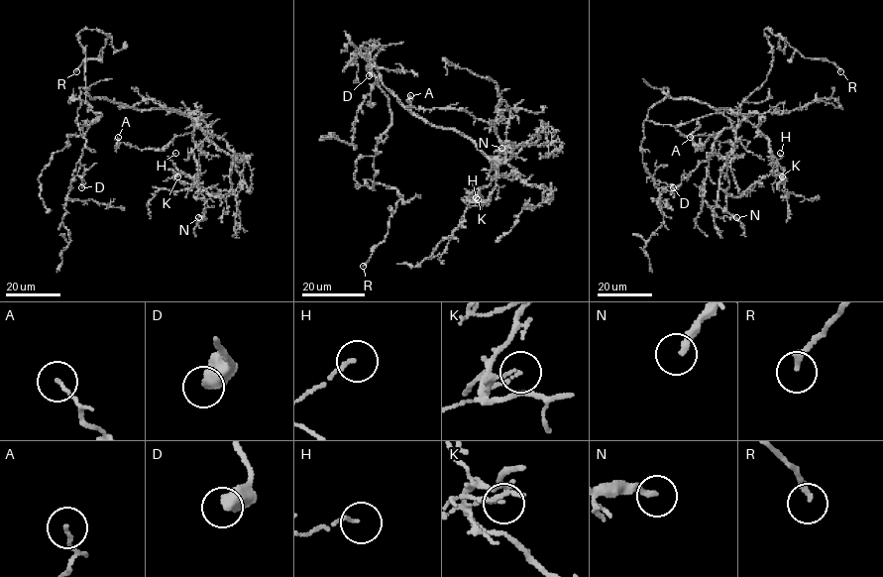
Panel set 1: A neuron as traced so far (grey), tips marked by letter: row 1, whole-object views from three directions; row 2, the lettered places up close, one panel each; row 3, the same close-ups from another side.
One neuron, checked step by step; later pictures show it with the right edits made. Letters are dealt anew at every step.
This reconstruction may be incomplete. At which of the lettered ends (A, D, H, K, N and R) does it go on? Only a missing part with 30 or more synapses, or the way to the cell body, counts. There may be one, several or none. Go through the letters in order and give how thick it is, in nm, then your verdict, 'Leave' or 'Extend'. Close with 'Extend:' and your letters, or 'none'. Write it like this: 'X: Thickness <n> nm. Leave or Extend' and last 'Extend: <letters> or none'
A: Thickness 120 nm. Leave
D: Thickness 550 nm. Leave
H: Thickness 110 nm. Leave
K: Thickness 110 nm. Leave
N: Thickness 200 nm. Leave
R: Thickness 200 nm. Leave
Extend: none

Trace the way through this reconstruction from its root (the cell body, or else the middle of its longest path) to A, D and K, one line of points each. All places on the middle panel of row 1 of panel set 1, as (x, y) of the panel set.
A: (367, 69), (375, 65), (408, 109), (498, 155), (491, 124), (463, 109), (417, 109), (410, 95)
D: (367, 69), (363, 45), (372, 40), (359, 47), (371, 56), (369, 75)
K: (367, 69), (375, 65), (406, 108), (464, 134), (489, 157), (535, 142), (538, 128), (498, 164), (478, 199)

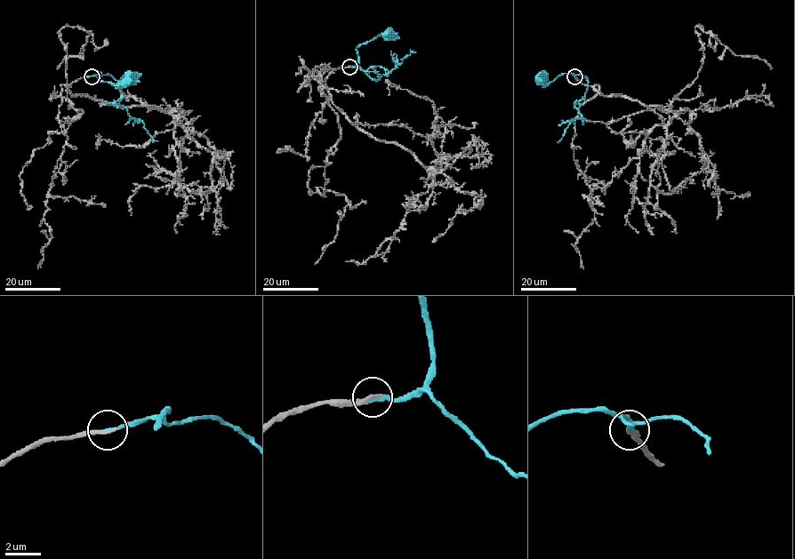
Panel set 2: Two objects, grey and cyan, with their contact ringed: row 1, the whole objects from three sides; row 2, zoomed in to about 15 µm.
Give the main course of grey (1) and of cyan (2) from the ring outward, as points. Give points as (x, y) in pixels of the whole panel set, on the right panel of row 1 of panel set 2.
1: (574, 76), (598, 91), (578, 115), (611, 123), (669, 106), (690, 84), (702, 67), (696, 26), (771, 68)
2: (574, 76), (563, 73), (546, 84), (542, 80), (543, 77)

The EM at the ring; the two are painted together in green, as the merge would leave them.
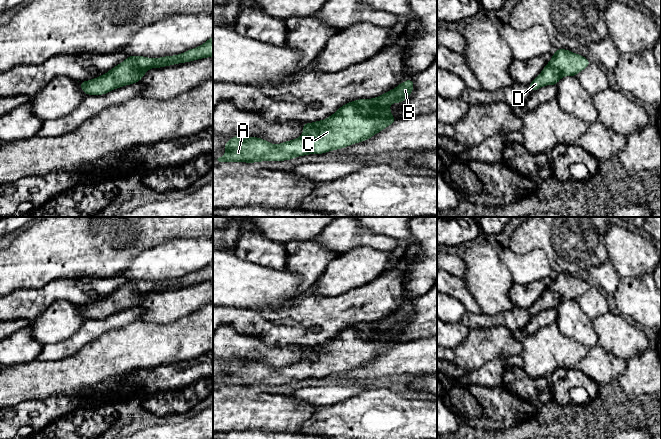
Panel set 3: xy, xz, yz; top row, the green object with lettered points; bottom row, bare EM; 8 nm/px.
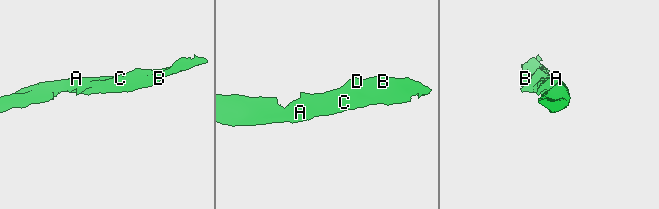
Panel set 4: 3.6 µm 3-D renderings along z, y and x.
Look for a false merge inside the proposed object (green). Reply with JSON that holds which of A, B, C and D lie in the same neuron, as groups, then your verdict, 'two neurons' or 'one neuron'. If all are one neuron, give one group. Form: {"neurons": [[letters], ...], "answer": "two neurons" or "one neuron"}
{"neurons": [["A", "B", "C", "D"]], "answer": "one neuron"}

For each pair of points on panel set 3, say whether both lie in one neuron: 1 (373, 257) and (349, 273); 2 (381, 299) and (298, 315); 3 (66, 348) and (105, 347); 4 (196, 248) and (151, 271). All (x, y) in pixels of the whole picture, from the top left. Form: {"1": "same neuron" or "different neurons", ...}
{"1": "same neuron", "2": "same neuron", "3": "different neurons", "4": "same neuron"}

